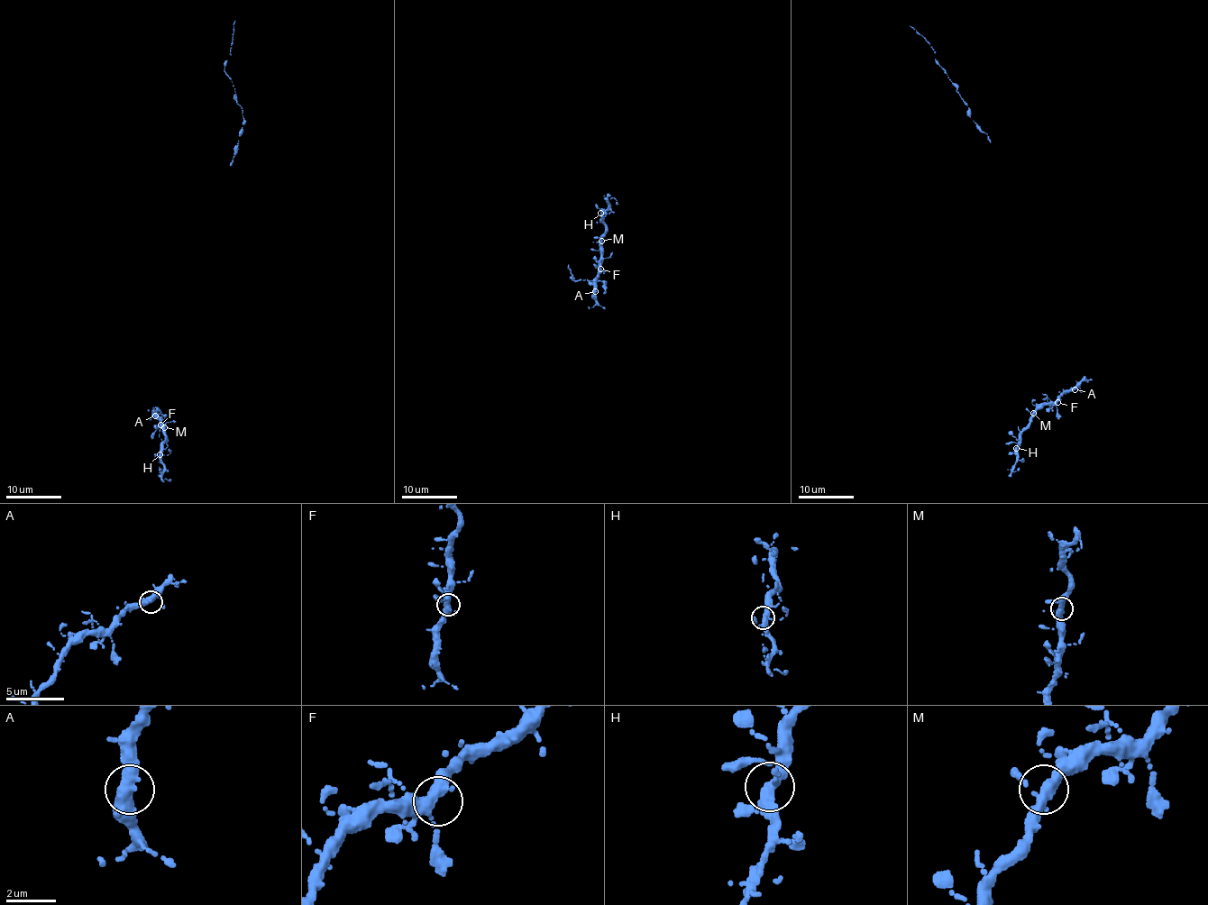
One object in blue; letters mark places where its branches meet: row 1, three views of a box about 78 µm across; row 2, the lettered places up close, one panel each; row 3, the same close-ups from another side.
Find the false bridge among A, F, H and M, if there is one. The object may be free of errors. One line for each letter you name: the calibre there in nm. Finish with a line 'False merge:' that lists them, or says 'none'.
False merge: none

